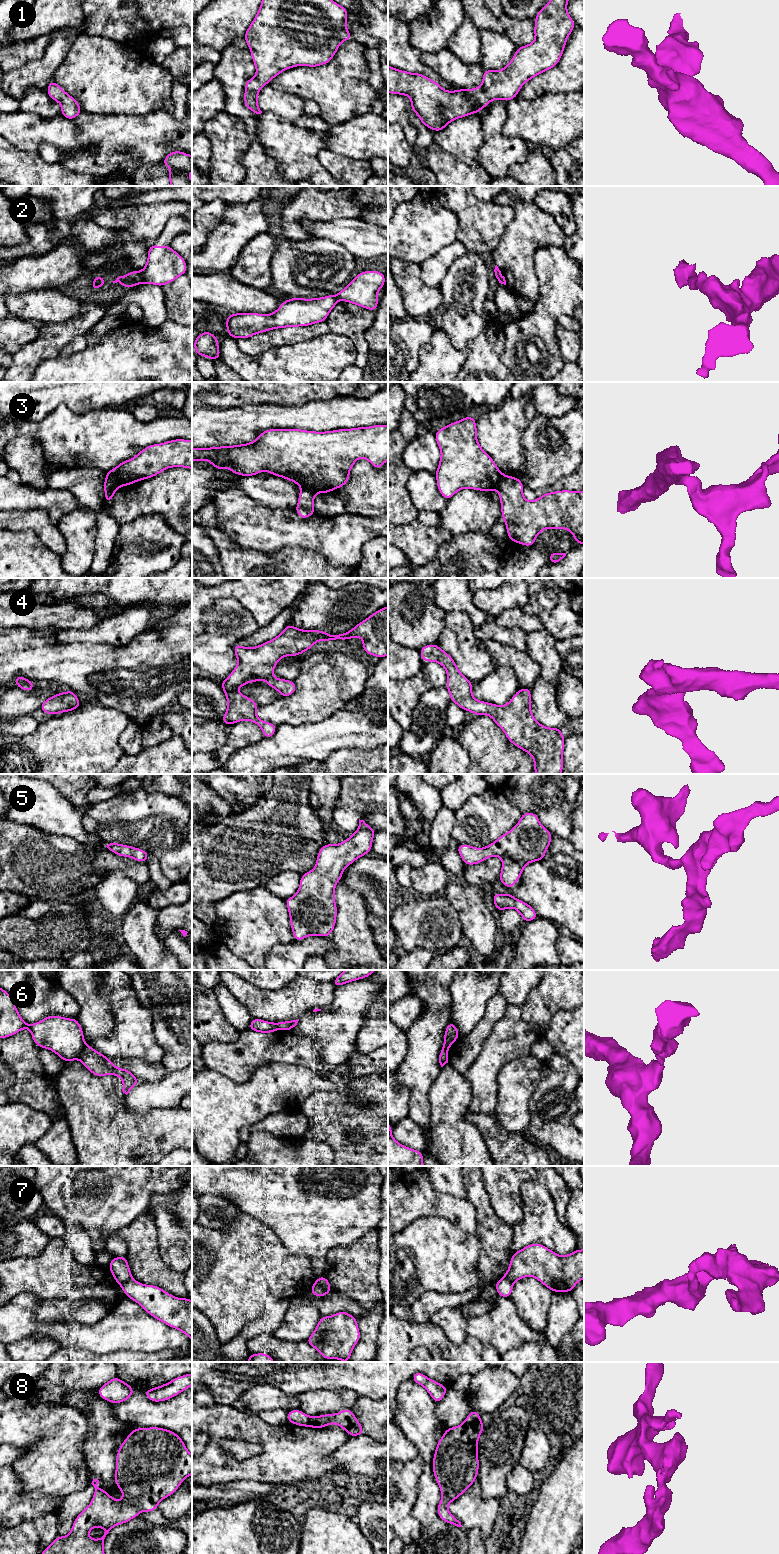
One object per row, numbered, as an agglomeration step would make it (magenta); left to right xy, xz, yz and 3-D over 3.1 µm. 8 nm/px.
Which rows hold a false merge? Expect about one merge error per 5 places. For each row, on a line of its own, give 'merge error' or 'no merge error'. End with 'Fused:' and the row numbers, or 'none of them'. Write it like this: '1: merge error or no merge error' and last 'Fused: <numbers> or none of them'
1: no merge error
2: merge error
3: merge error
4: no merge error
5: no merge error
6: merge error
7: merge error
8: no merge error
Fused: 2, 3, 6, 7

